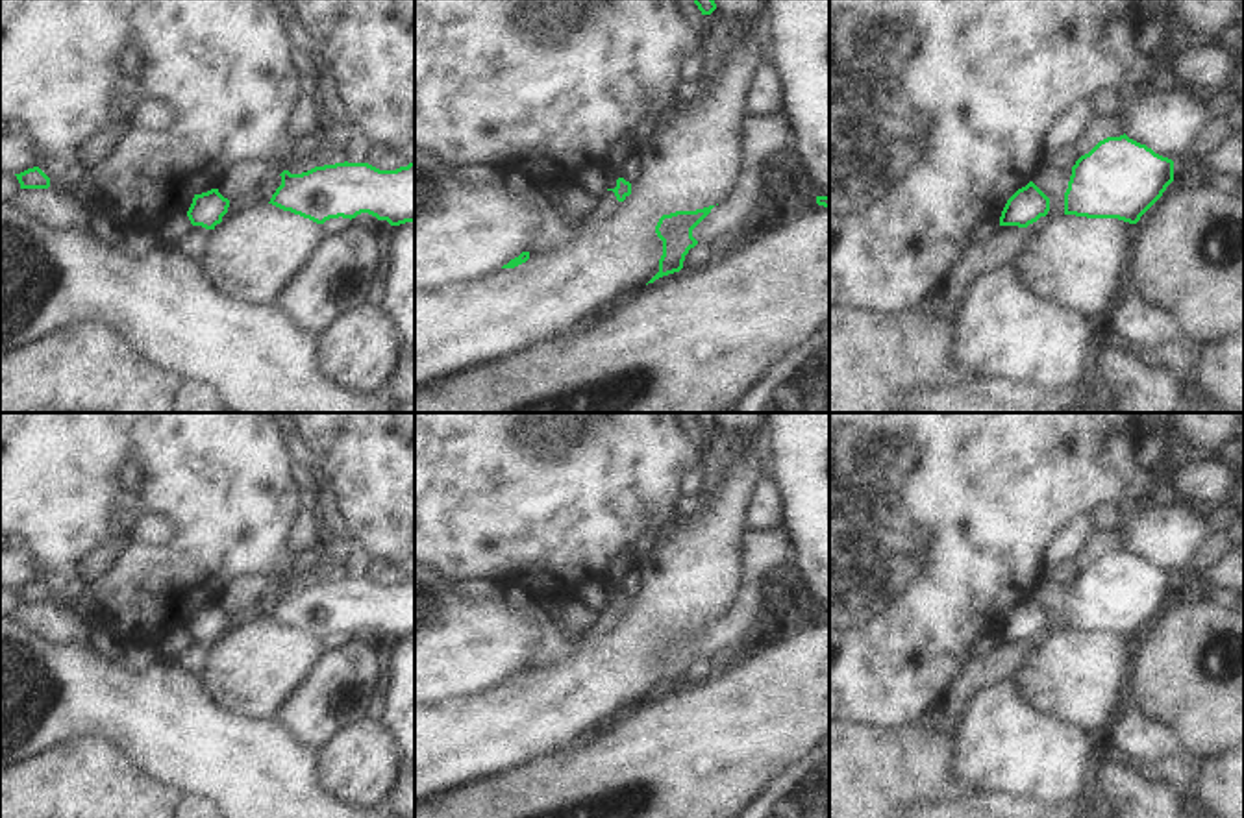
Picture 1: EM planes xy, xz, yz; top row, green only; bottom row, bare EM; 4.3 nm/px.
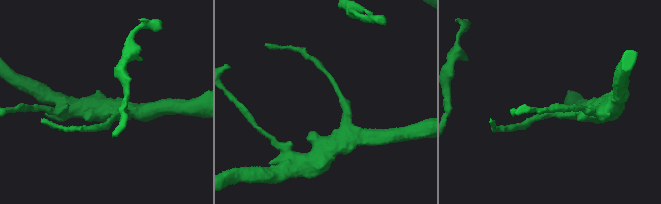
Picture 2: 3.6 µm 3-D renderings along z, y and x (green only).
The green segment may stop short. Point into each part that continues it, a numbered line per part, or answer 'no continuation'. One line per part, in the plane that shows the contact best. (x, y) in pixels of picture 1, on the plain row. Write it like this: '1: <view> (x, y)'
no continuation

